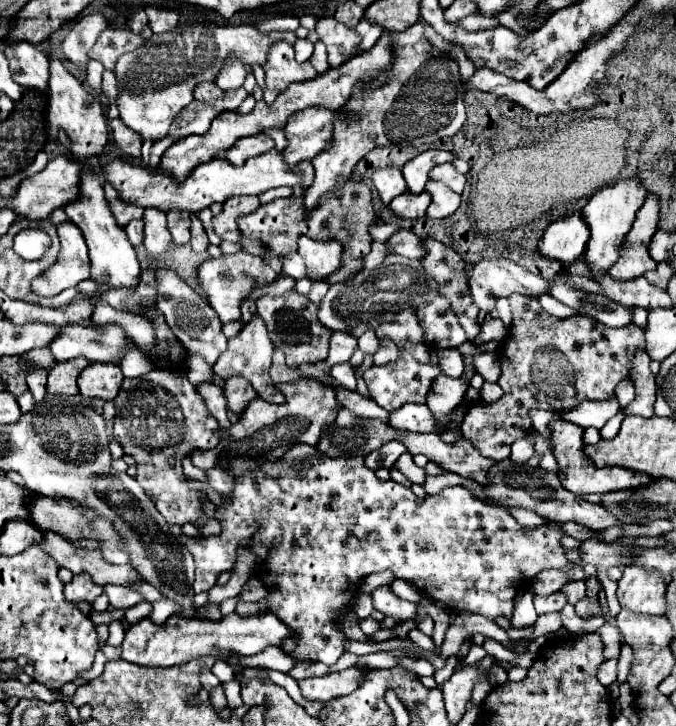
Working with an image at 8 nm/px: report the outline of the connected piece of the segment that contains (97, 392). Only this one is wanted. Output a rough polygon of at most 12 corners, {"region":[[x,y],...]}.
{"region":[[89,365],[79,375],[85,399],[115,399],[119,365]]}

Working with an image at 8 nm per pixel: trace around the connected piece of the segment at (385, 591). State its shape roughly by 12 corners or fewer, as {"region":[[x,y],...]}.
{"region":[[389,585],[377,587],[373,607],[397,621],[415,617],[415,605]]}

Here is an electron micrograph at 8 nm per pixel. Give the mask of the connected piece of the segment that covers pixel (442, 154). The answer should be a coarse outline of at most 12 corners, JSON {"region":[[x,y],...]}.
{"region":[[425,151],[401,169],[407,189],[421,193],[435,165],[453,161],[449,151]]}

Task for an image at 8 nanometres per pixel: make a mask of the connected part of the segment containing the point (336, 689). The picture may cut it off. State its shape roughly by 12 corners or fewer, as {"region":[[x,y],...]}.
{"region":[[363,667],[299,681],[305,699],[329,703],[363,683]]}

